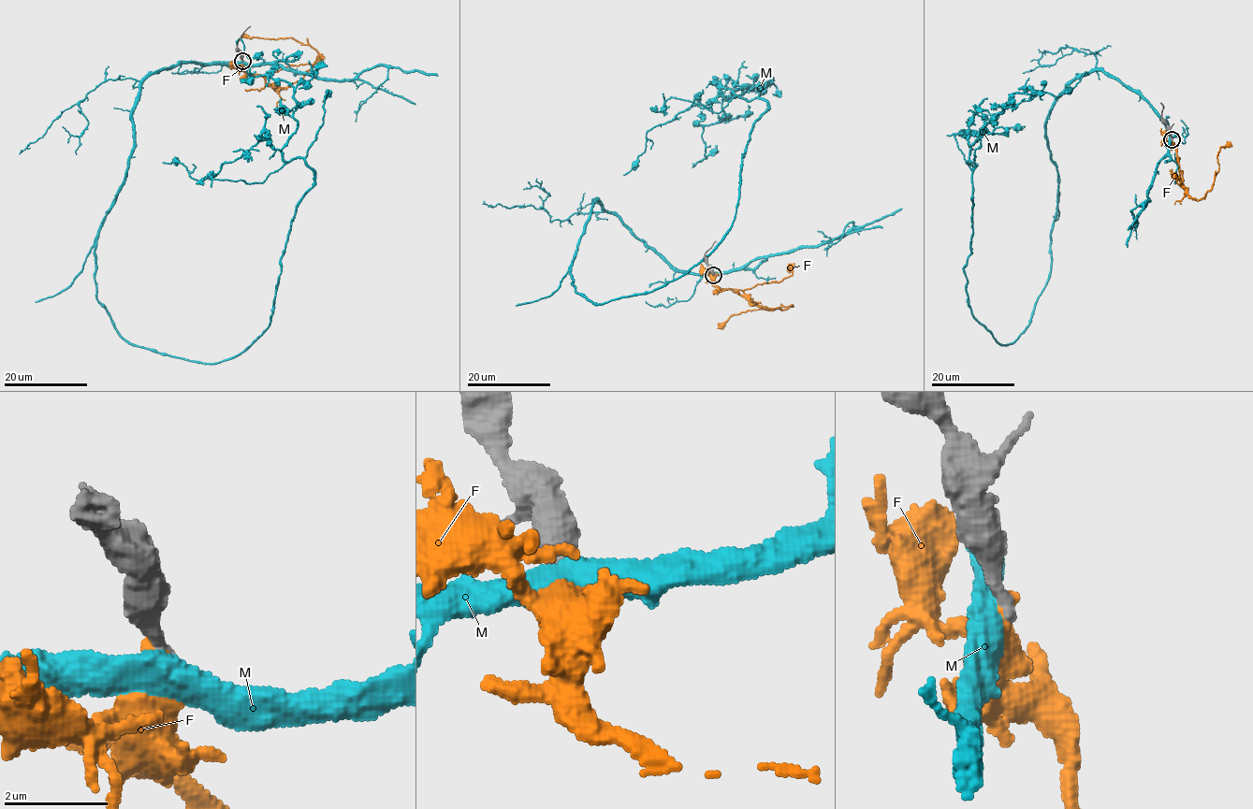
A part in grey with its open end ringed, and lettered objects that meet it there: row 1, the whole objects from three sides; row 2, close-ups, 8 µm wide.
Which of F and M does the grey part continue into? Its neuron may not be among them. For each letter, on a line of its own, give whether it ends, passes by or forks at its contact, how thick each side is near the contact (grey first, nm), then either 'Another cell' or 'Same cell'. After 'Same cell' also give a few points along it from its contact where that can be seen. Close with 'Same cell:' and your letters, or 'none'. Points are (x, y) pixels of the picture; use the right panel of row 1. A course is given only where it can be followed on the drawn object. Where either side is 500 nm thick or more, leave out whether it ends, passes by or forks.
F: It ends there. Thickness 280 nm (grey) against 440 nm. Another cell
M: Thickness 280 nm (grey) against 550 nm. Another cell
Same cell: none

